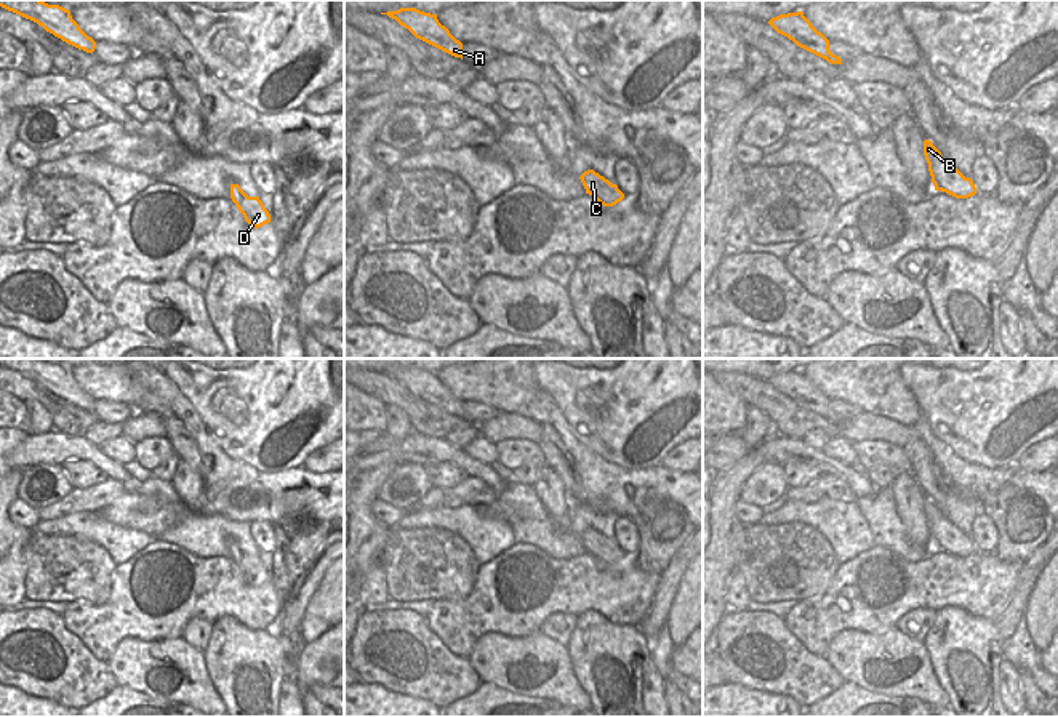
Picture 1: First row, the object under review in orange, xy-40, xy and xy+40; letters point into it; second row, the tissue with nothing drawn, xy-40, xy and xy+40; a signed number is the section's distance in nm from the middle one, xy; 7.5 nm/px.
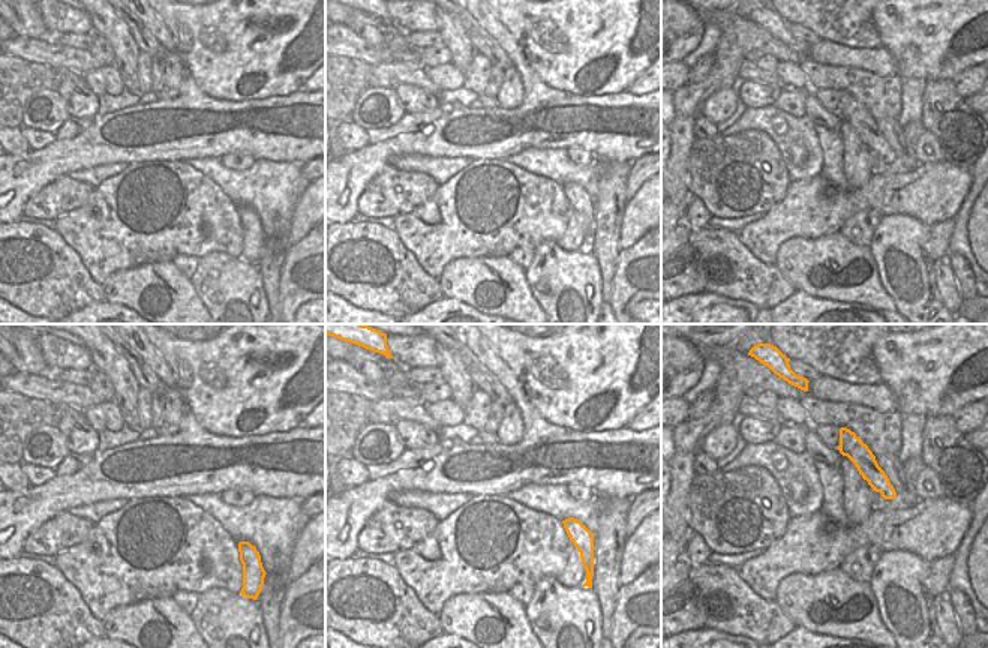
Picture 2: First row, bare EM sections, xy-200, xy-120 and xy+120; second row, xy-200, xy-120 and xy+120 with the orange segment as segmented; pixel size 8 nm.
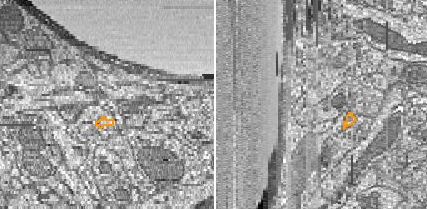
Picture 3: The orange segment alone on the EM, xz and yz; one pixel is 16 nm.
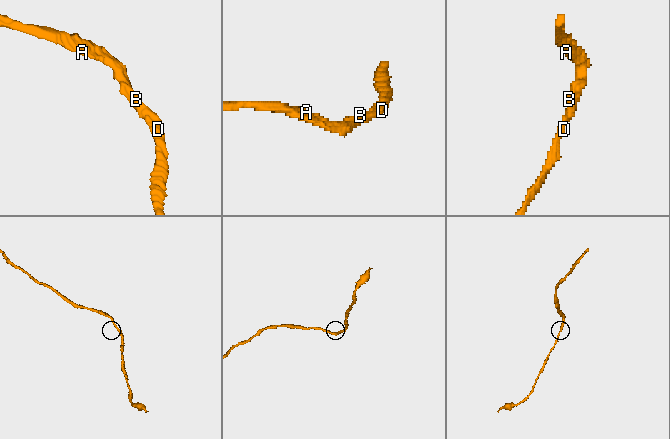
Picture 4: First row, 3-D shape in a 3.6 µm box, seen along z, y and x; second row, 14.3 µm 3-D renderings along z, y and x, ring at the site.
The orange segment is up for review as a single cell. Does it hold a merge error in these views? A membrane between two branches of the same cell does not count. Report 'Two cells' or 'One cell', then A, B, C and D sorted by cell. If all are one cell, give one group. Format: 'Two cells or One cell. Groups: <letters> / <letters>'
One cell. Groups: A B C D

